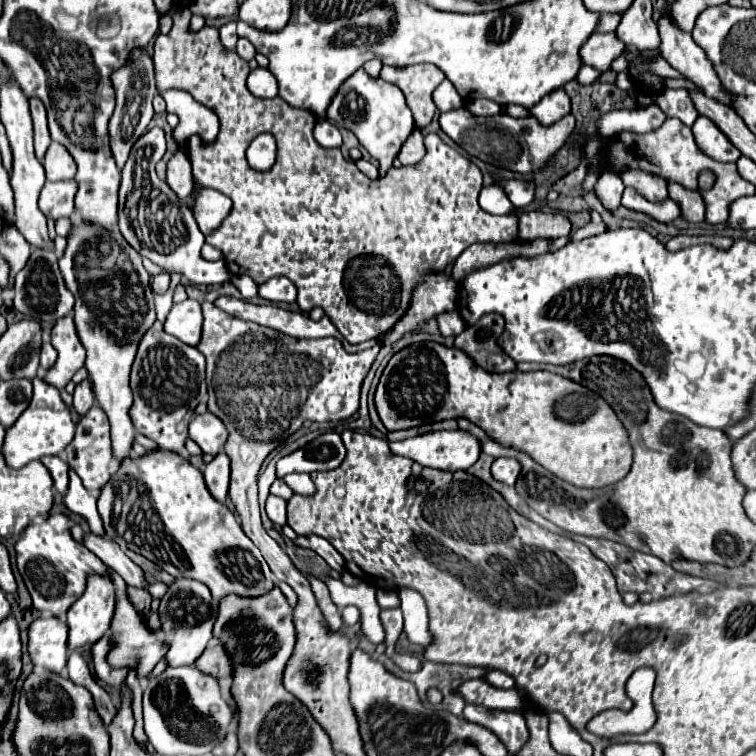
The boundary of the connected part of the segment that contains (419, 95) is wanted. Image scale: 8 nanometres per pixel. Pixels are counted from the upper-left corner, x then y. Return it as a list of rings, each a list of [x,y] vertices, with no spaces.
[[[418,63],[404,69],[396,67],[382,67],[380,77],[384,81],[390,81],[402,89],[406,95],[406,101],[412,109],[414,123],[418,129],[426,127],[434,117],[434,103],[432,103],[432,91],[438,83],[446,79],[444,71],[440,71],[432,63]]]

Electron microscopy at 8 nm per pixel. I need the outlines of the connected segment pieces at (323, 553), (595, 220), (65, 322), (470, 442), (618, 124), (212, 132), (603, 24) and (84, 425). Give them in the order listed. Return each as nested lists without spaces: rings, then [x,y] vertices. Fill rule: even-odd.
[[[317,535],[298,536],[298,539],[294,543],[298,547],[312,549],[318,553],[334,570],[345,570],[345,559],[326,539]]]
[[[591,210],[591,219],[588,225],[584,225],[582,229],[578,229],[572,239],[584,239],[584,237],[592,237],[606,231],[606,225],[598,212]]]
[[[64,317],[54,325],[52,345],[58,351],[58,359],[54,367],[50,367],[42,375],[42,379],[56,389],[64,389],[66,383],[74,377],[74,373],[80,367],[84,367],[84,355],[86,355],[82,343],[78,343],[78,335],[74,331],[72,317]]]
[[[456,429],[456,431],[432,431],[432,433],[426,433],[426,435],[418,435],[414,439],[390,443],[390,449],[396,455],[414,459],[416,463],[422,463],[422,467],[432,467],[432,469],[440,469],[440,471],[466,471],[480,457],[478,439],[474,439],[474,435],[460,431],[460,429]]]
[[[658,105],[648,107],[636,107],[636,109],[614,109],[604,113],[596,125],[600,137],[608,139],[620,131],[632,131],[632,133],[648,133],[658,129],[664,123],[666,115],[662,115]]]
[[[170,89],[170,91],[164,91],[162,97],[166,101],[166,111],[176,113],[180,117],[178,127],[172,131],[174,141],[178,145],[182,145],[190,135],[198,135],[204,145],[210,145],[216,141],[220,123],[212,110],[200,103],[194,103],[192,95],[186,91]]]
[[[610,13],[600,15],[600,21],[598,21],[596,31],[602,31],[602,33],[612,33],[612,31],[614,31],[614,27],[618,27],[618,19],[620,19],[620,15],[610,15]]]
[[[98,403],[78,421],[76,435],[72,443],[66,447],[66,463],[76,471],[76,475],[82,479],[84,487],[90,493],[98,493],[100,487],[110,479],[110,467],[112,467],[110,425],[108,425],[106,413],[102,413],[102,407]]]

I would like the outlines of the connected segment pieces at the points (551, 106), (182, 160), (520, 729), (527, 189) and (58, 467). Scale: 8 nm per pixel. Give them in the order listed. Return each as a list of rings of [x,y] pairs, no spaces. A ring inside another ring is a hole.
[[[556,89],[546,95],[538,105],[534,105],[530,113],[538,117],[542,125],[552,125],[570,113],[570,99],[564,89]]]
[[[178,149],[174,157],[168,161],[166,167],[166,183],[168,187],[184,201],[192,191],[192,173],[190,173],[190,161],[186,159],[186,153]]]
[[[466,705],[464,719],[492,731],[504,743],[510,755],[516,755],[528,741],[528,727],[526,727],[524,715],[518,711],[514,713],[490,711],[480,705]]]
[[[510,179],[506,181],[504,191],[508,195],[508,199],[517,207],[525,207],[529,205],[535,197],[536,185],[534,181],[520,181],[520,179]],[[516,187],[516,189],[514,189]]]
[[[42,457],[40,461],[50,471],[52,479],[54,479],[54,487],[60,493],[66,493],[66,489],[68,489],[68,465],[60,457]]]

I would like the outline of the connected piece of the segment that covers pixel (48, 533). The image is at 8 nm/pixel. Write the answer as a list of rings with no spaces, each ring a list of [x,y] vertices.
[[[56,513],[56,515],[50,515],[48,519],[44,519],[42,523],[32,523],[24,529],[24,535],[16,541],[16,565],[18,565],[18,571],[32,595],[32,601],[34,601],[34,607],[38,611],[50,611],[54,617],[62,617],[66,615],[66,611],[74,605],[74,601],[84,593],[86,589],[86,575],[94,573],[94,575],[104,575],[104,577],[110,577],[110,569],[92,553],[88,551],[82,543],[74,541],[72,533],[70,533],[70,519],[68,515],[64,513]]]

